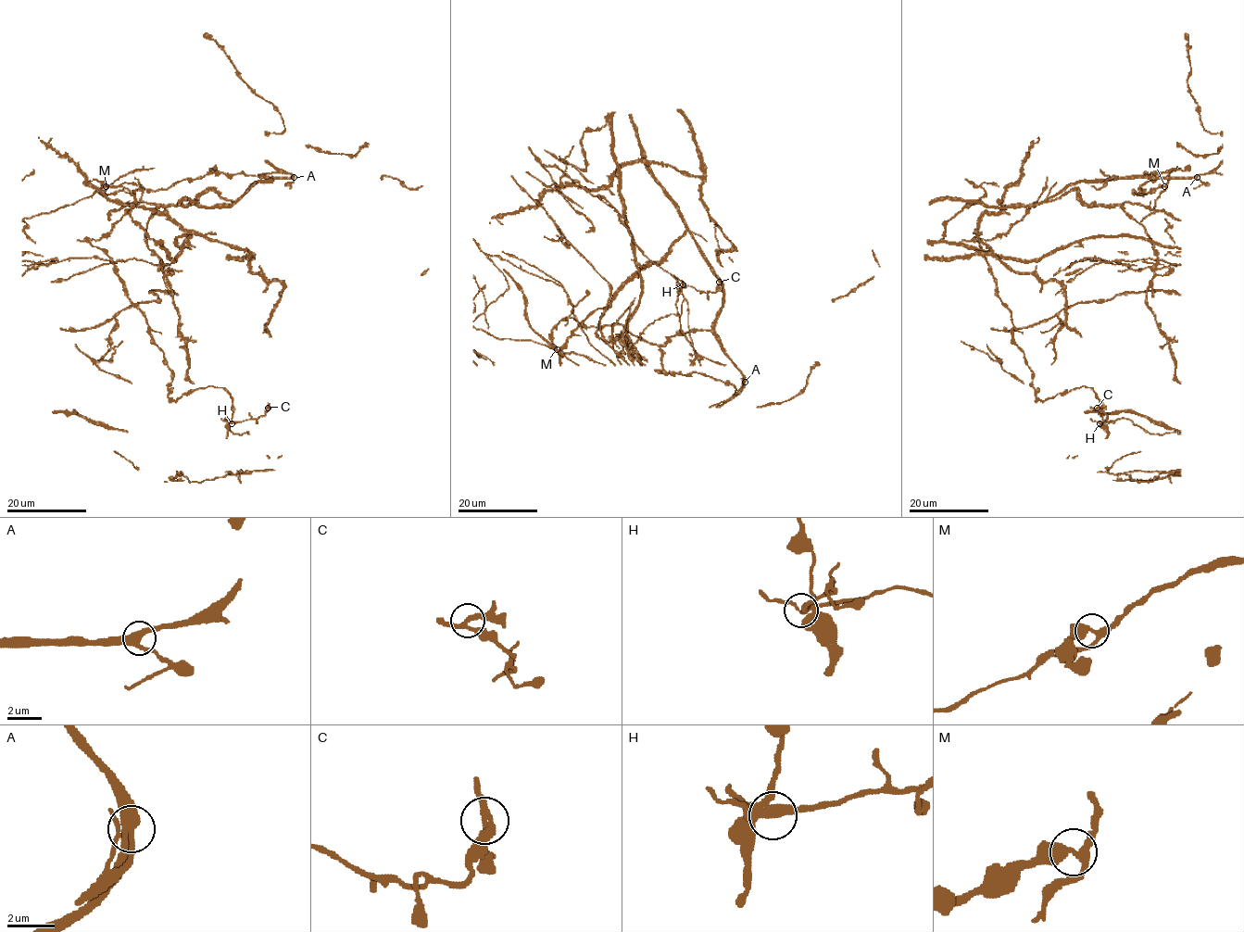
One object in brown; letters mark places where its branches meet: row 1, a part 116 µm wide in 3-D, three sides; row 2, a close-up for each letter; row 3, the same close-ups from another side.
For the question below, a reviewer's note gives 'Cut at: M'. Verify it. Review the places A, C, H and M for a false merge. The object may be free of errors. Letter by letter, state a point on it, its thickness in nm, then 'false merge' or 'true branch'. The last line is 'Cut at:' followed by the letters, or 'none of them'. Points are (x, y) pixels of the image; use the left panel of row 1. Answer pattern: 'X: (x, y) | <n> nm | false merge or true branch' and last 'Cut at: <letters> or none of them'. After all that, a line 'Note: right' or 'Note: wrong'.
A: (294, 177) | 400 nm | true branch
C: (268, 408) | 240 nm | true branch
H: (232, 423) | 260 nm | true branch
M: (106, 186) | 260 nm | false merge
Cut at: M
Note: right

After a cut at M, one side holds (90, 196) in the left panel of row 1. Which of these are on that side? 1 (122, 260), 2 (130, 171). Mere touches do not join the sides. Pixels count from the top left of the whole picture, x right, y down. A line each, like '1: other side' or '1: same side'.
1: same side
2: same side

